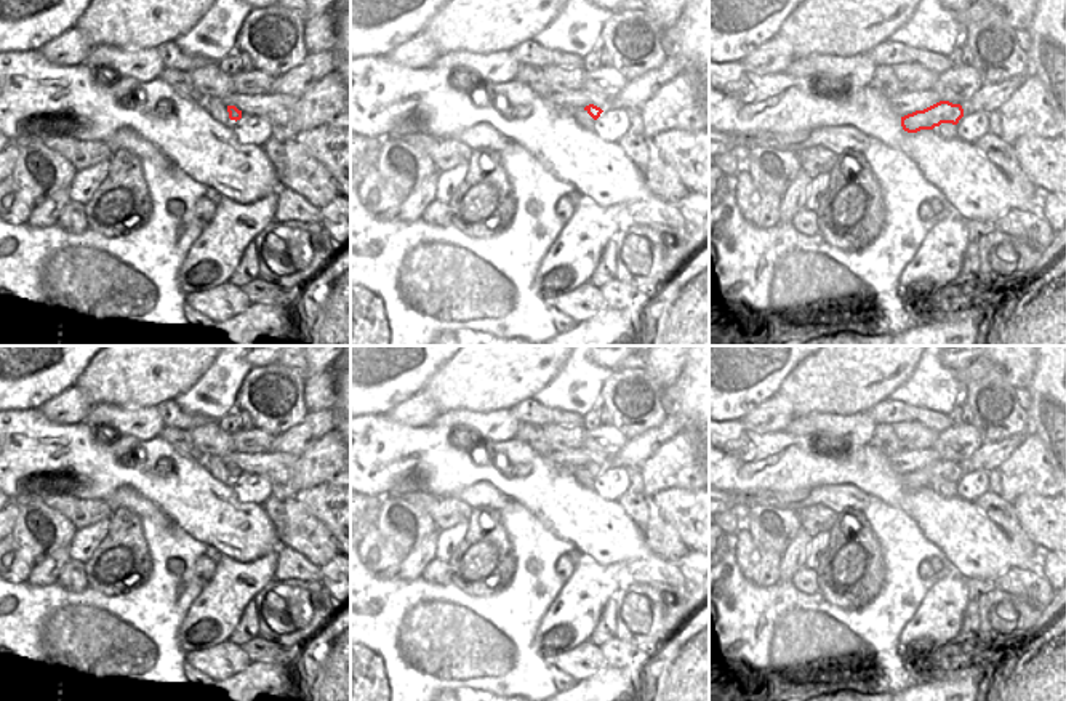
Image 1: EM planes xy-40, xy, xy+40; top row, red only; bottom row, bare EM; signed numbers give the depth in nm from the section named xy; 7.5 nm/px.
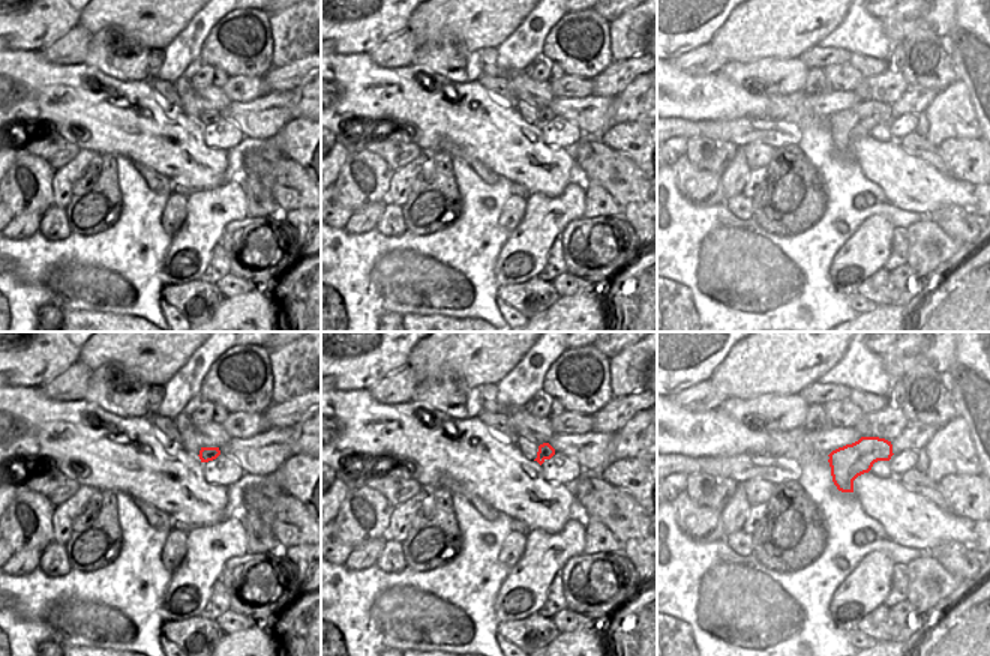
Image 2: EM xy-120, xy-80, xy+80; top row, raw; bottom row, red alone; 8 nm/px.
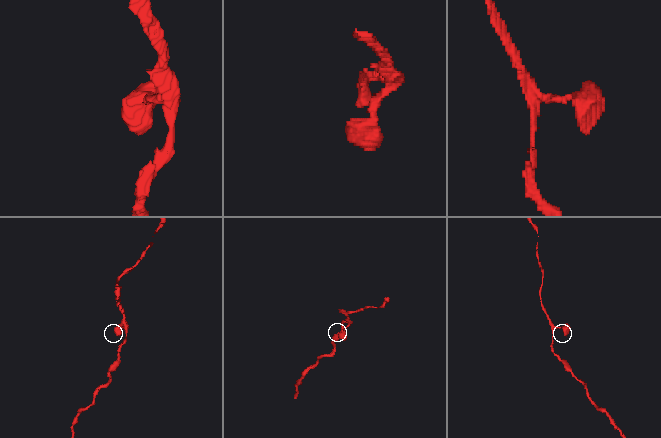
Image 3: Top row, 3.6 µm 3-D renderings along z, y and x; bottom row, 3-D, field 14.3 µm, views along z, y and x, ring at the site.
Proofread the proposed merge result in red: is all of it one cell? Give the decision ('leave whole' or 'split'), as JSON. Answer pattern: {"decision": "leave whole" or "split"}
{"decision": "leave whole"}

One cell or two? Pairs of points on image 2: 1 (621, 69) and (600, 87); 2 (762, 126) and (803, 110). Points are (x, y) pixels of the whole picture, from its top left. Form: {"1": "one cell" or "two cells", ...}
{"1": "one cell", "2": "two cells"}

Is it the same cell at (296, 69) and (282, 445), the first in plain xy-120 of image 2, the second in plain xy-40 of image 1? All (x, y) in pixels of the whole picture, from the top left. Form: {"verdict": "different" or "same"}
{"verdict": "same"}

